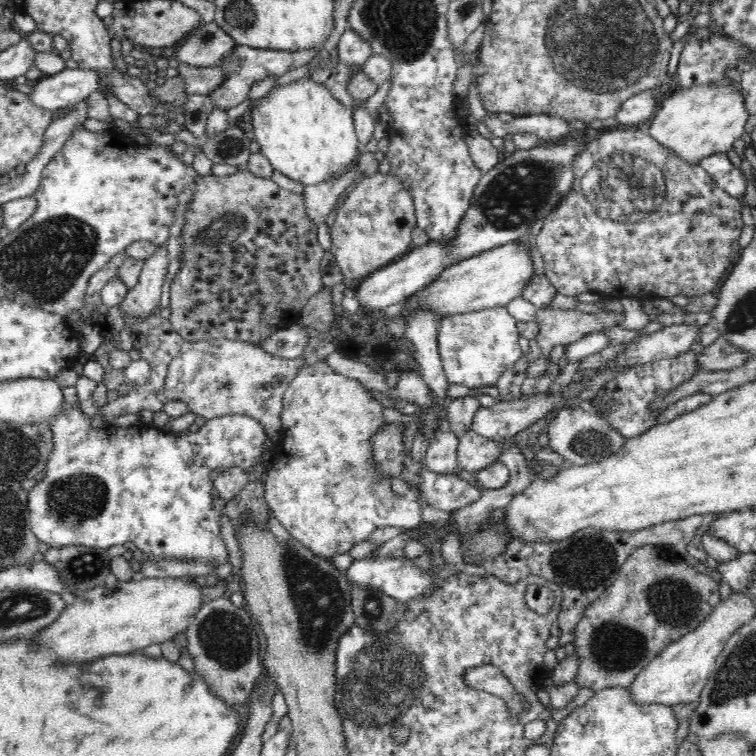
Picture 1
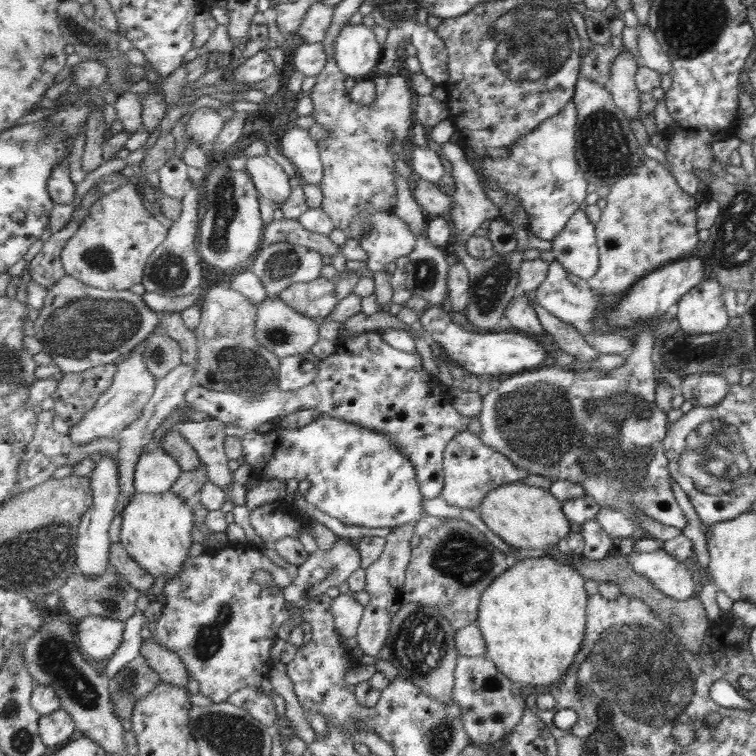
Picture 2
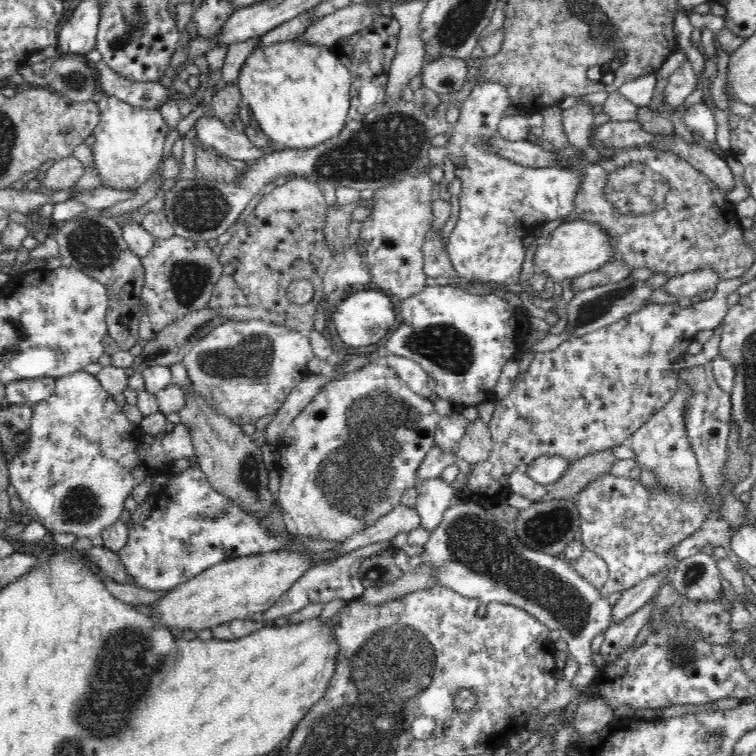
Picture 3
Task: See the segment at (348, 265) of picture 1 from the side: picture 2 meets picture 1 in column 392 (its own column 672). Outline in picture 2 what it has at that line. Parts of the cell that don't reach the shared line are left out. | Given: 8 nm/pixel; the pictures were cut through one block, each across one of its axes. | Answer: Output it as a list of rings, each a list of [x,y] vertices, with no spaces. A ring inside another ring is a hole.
[[[643,154],[635,168],[611,186],[605,200],[607,204],[595,224],[599,268],[591,278],[581,280],[581,284],[591,288],[597,296],[627,294],[643,276],[665,264],[687,258],[699,244],[699,232],[695,230],[695,208],[699,202],[675,184],[667,168]]]

